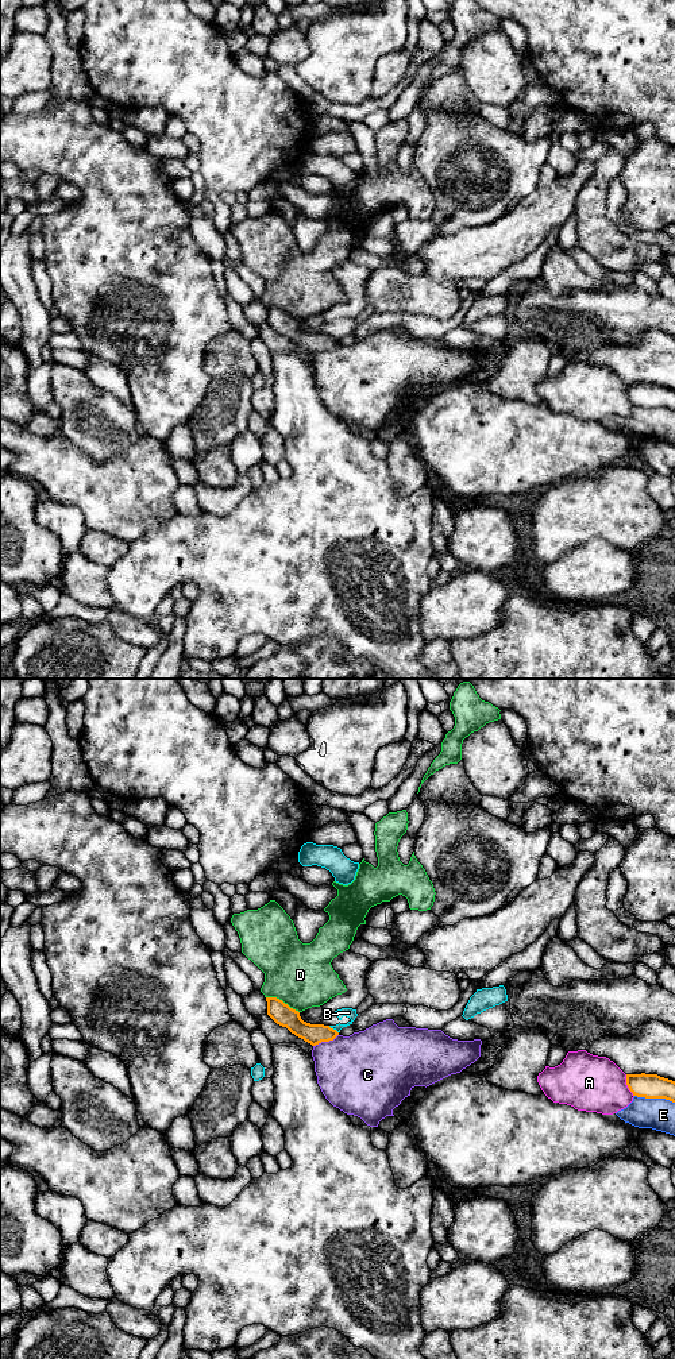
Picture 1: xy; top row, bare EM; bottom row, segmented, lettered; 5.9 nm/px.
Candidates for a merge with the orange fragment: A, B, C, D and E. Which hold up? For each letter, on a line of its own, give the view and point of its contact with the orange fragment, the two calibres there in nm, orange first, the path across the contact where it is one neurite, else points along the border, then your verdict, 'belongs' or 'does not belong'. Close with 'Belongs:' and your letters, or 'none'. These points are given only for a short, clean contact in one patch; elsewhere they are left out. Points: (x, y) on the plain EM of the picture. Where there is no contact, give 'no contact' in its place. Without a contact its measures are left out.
A: xy (628, 394) | 140/340 nm | does not belong
B: xy (332, 338) | 120/60 nm | does not belong
C: xy (326, 350) | 120/440 nm | along xy (338, 343), (332, 348), (321, 350), (313, 355) | does not belong
D: xy (281, 309) | 120/380 nm | does not belong
E: xy (655, 406) | 140/190 nm | does not belong
Belongs: none

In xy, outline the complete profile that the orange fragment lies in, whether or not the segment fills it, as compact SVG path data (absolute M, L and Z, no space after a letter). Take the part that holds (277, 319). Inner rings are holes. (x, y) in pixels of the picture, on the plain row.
M266 306L267 324L279 335L286 336L292 343L316 355L321 351L333 350L339 341L329 335L310 333L301 328L300 321L290 317L277 306Z

